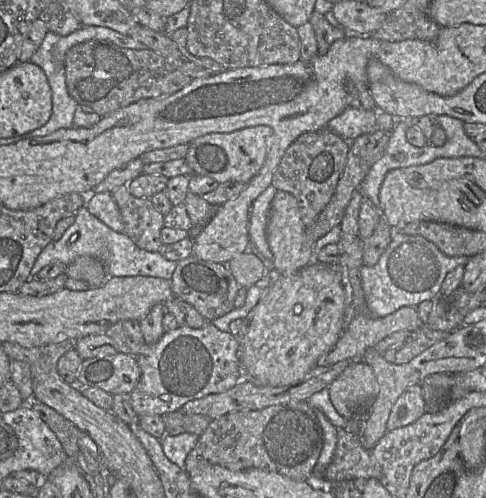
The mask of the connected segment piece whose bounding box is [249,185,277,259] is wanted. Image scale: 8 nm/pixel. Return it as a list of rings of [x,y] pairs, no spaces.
[[[269,185],[254,201],[249,218],[249,241],[267,259],[272,259],[266,228],[271,209],[271,203],[277,192],[273,185]]]

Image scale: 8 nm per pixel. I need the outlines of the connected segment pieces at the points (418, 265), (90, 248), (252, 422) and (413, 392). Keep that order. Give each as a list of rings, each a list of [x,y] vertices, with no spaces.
[[[392,228],[391,242],[374,266],[361,268],[366,311],[376,317],[385,317],[405,306],[418,306],[441,293],[447,274],[459,265],[466,266],[467,256],[450,257],[422,236],[408,235]]]
[[[86,206],[75,213],[75,222],[64,232],[62,237],[52,240],[38,255],[30,272],[30,278],[53,262],[67,266],[80,256],[96,258],[104,265],[108,277],[150,276],[166,280],[172,278],[177,266],[176,261],[166,259],[160,252],[149,252],[139,248],[126,234],[119,233],[92,215]]]
[[[294,400],[261,410],[231,412],[212,419],[189,452],[184,470],[192,477],[212,465],[233,471],[257,468],[295,481],[310,481],[323,442],[323,429],[316,409],[307,401]]]
[[[422,384],[409,386],[393,405],[387,431],[407,426],[418,420],[426,412]]]

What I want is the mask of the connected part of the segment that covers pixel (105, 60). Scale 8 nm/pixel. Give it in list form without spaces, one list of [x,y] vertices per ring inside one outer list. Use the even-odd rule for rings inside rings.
[[[89,40],[73,46],[65,56],[65,72],[66,85],[70,96],[79,105],[90,106],[101,117],[141,99],[160,98],[174,94],[192,81],[190,76],[181,72],[157,52],[150,49],[123,48],[107,40]]]

